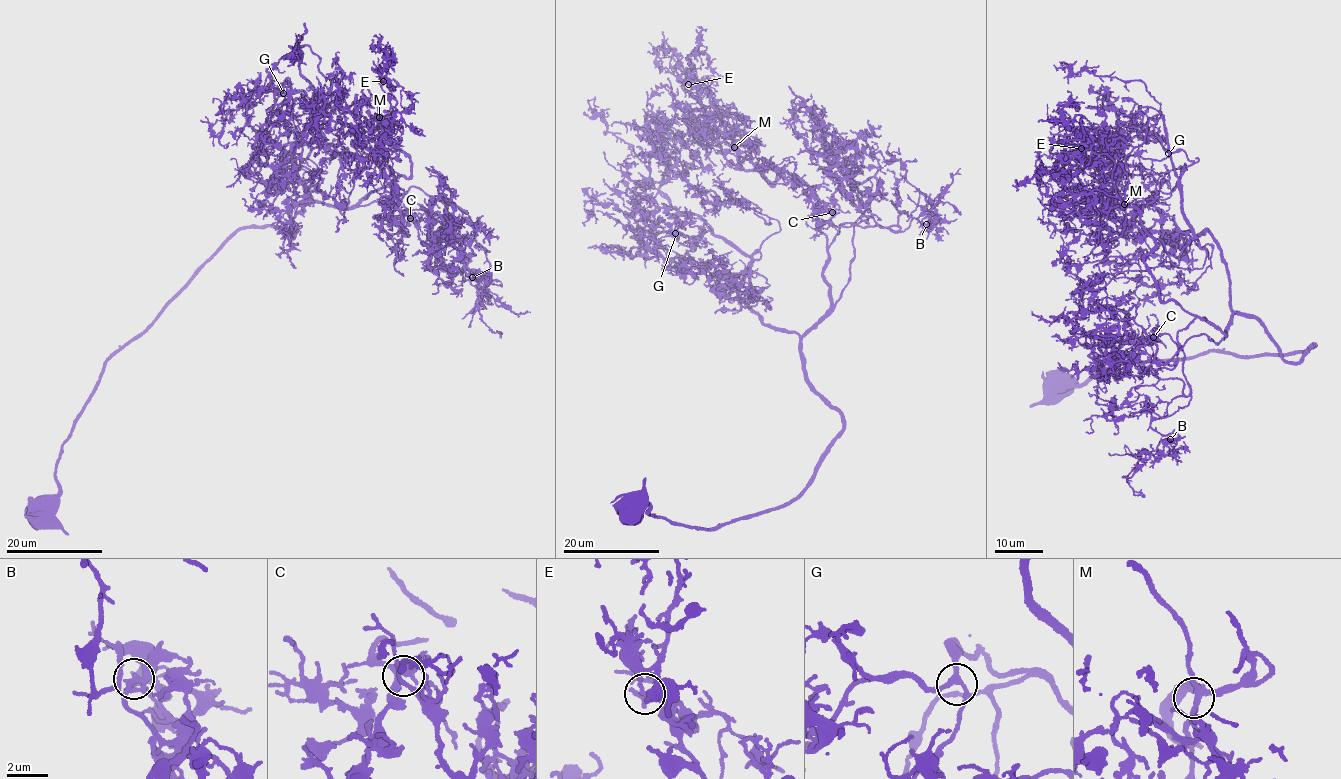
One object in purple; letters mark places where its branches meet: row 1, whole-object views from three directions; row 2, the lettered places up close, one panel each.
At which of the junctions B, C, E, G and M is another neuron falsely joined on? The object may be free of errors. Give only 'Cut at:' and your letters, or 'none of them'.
Cut at: none of them

